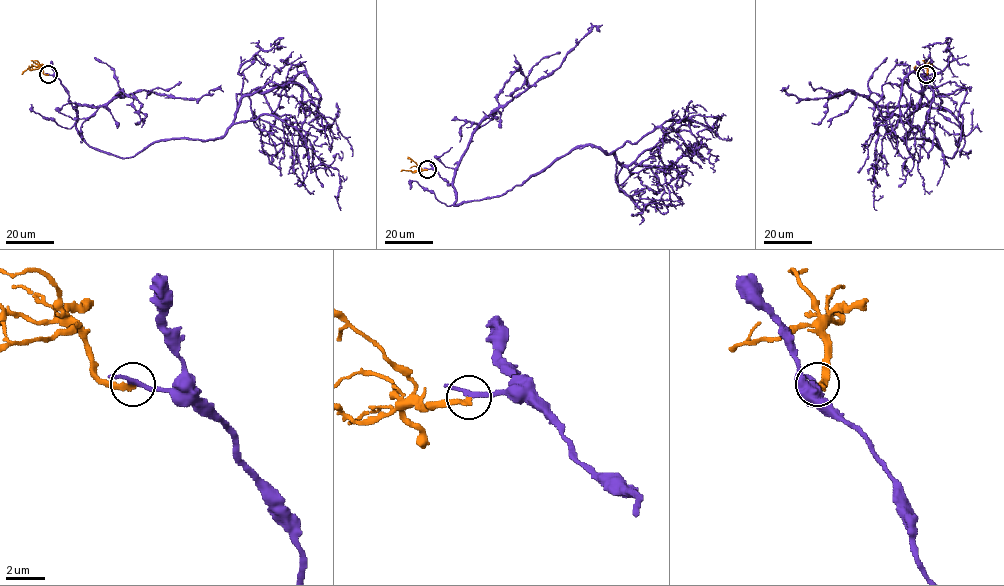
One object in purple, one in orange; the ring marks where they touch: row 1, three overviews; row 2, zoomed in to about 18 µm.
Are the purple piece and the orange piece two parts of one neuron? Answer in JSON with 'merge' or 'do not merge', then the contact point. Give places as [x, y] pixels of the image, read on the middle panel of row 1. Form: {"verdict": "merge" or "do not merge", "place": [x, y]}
{"verdict": "do not merge", "place": [427, 169]}

